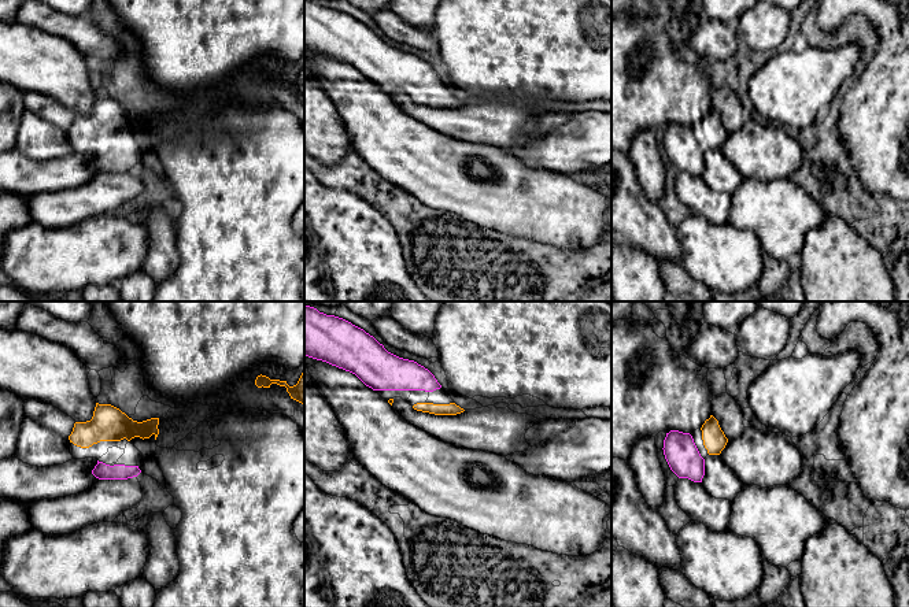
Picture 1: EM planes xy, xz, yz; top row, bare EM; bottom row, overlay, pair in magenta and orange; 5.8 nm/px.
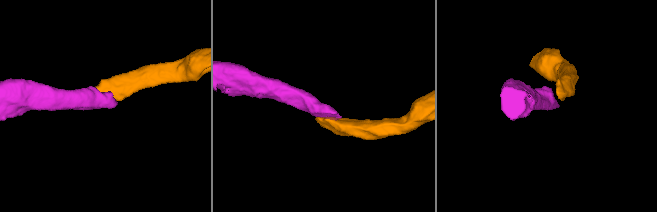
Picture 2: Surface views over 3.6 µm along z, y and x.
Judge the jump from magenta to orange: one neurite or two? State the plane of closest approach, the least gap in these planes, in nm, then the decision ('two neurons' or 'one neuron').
nearest in yz; 50 nm apart; one neuron

